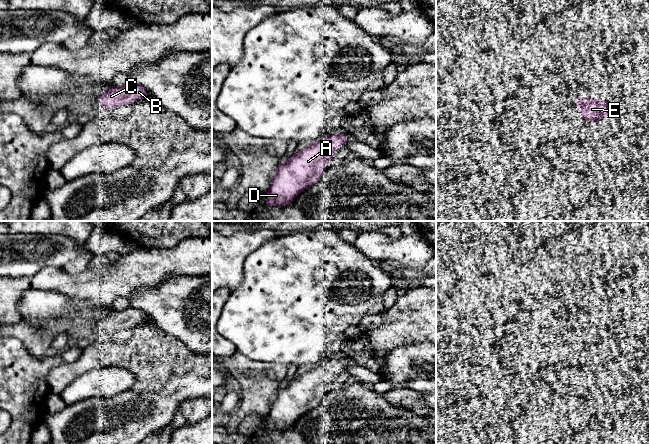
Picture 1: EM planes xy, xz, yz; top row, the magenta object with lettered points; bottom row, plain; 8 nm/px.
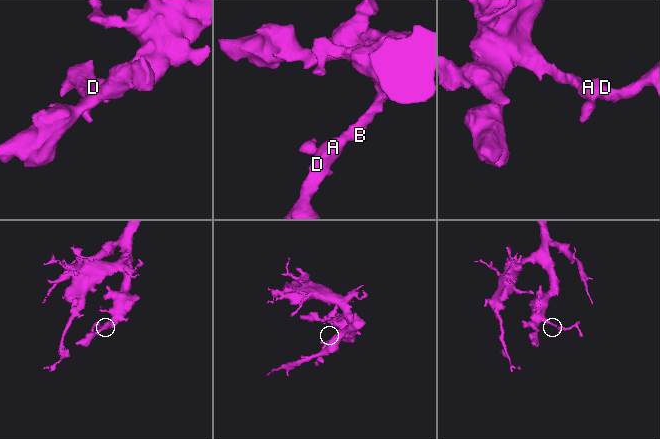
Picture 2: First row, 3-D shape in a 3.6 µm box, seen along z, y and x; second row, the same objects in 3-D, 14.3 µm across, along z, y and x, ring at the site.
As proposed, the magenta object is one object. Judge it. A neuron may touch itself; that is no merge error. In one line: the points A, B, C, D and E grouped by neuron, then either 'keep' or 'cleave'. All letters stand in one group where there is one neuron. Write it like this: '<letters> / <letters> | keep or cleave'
A B C D E | keep

